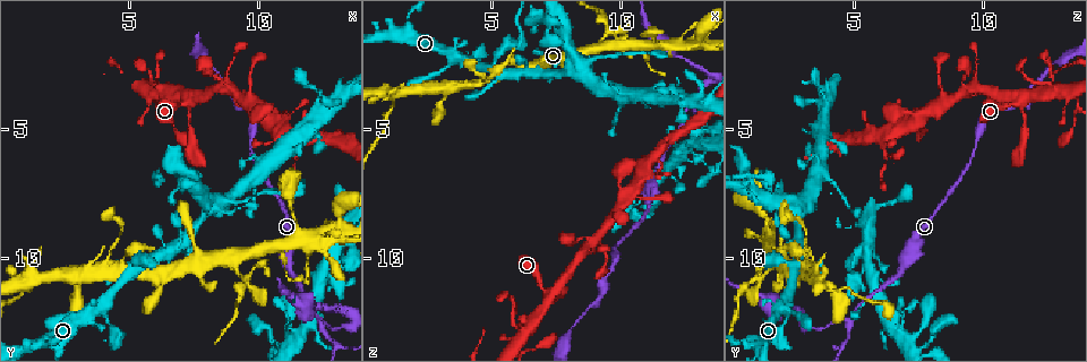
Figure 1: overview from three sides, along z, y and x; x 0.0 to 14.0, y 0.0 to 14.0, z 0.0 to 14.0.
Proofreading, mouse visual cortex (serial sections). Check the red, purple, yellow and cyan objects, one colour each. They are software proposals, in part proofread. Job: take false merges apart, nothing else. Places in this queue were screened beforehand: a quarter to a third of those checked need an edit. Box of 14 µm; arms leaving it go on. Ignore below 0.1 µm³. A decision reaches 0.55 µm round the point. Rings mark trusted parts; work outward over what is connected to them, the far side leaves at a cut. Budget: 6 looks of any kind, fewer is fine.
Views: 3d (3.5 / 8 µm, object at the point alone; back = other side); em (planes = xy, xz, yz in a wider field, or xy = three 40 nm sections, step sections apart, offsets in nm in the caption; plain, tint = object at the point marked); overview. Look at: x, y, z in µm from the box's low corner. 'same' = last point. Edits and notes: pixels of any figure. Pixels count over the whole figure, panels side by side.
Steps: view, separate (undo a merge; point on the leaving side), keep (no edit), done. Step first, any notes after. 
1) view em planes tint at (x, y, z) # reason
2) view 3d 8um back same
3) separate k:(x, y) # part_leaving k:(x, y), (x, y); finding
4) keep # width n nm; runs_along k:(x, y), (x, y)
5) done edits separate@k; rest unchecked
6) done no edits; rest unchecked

view 3d 3.5um at (8.8, 10.0, 2.0) # three-way junction

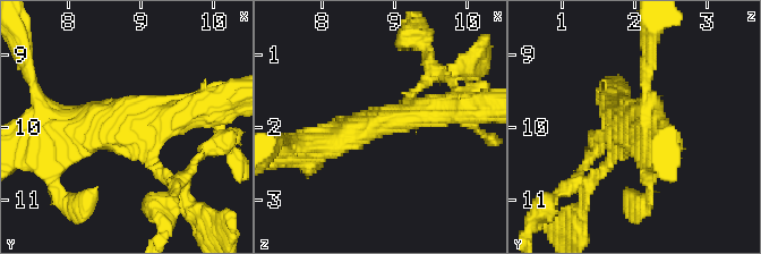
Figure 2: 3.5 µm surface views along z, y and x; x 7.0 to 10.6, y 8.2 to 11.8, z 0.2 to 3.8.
view em xy step 1 tint at (8.80, 9.90, 1.95) # arms 3; arm_widths 150, 400, 450 nm

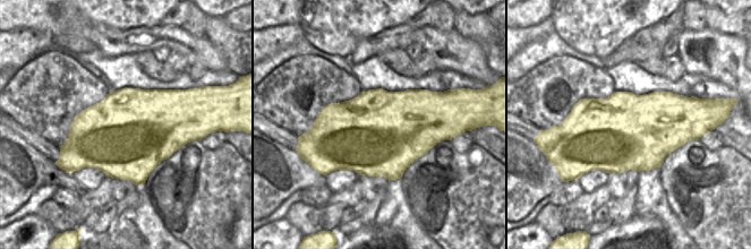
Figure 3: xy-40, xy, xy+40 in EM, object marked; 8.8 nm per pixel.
keep # runs_along 2:(297, 145), (454, 110); continuous, no second cell

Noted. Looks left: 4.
view 3d 3.5um at (12.3, 12.4, 4.8) # three-way junction

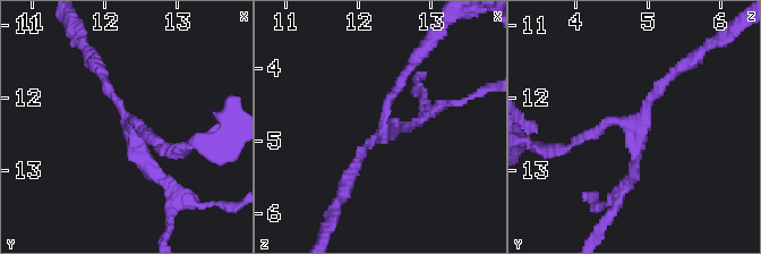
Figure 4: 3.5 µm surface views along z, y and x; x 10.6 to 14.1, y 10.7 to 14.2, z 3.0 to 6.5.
view em xy step 1 tint at (12.40, 12.40, 4.85)

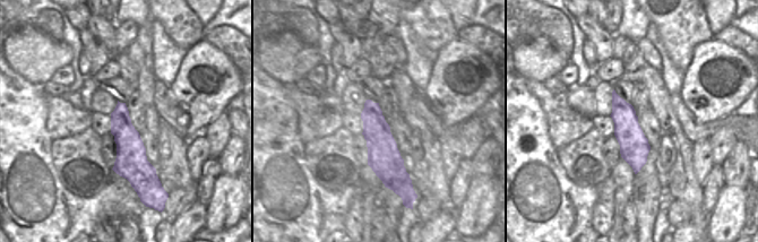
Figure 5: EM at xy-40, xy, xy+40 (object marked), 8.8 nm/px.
keep # arm_widths 150, 150, 150 nm; runs_along 5:(614, 96), (634, 145), (636, 169); all the same cell

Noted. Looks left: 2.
view 3d 3.5um at (8.9, 7.8, 2.3) # thick turns thin

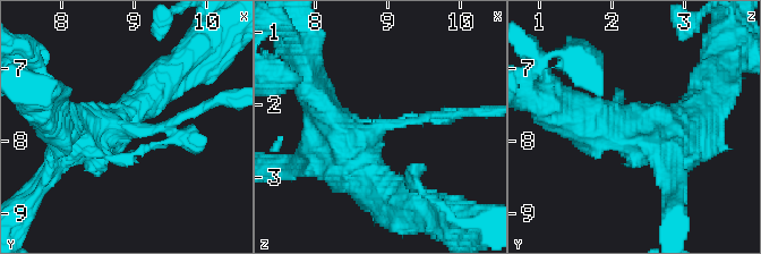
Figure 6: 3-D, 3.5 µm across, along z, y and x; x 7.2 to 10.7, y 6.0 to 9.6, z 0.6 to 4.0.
view em xy step 3 tint at (8.90, 7.80, 2.30) # arm_widths 150, 500 nm; now the EM

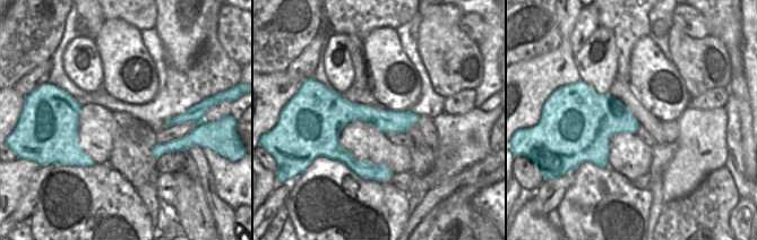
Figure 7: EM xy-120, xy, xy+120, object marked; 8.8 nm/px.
keep # runs_along 7:(320, 109), (414, 119); all the same cell

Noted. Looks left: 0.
done no edits; rest unchecked

